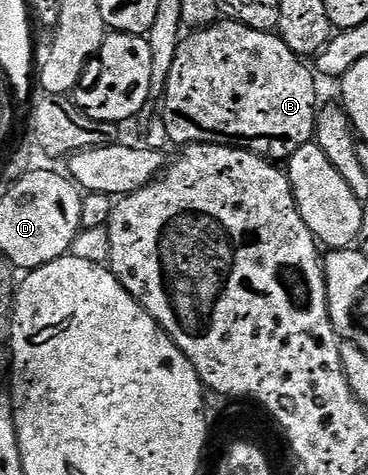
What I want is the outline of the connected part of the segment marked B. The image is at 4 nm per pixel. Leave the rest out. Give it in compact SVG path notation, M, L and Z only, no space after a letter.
M219 20L214 25L188 33L179 43L161 99L161 119L176 147L196 144L236 146L238 150L248 150L279 164L291 159L297 148L314 139L317 107L320 105L314 77L312 67L291 51L278 33Z

